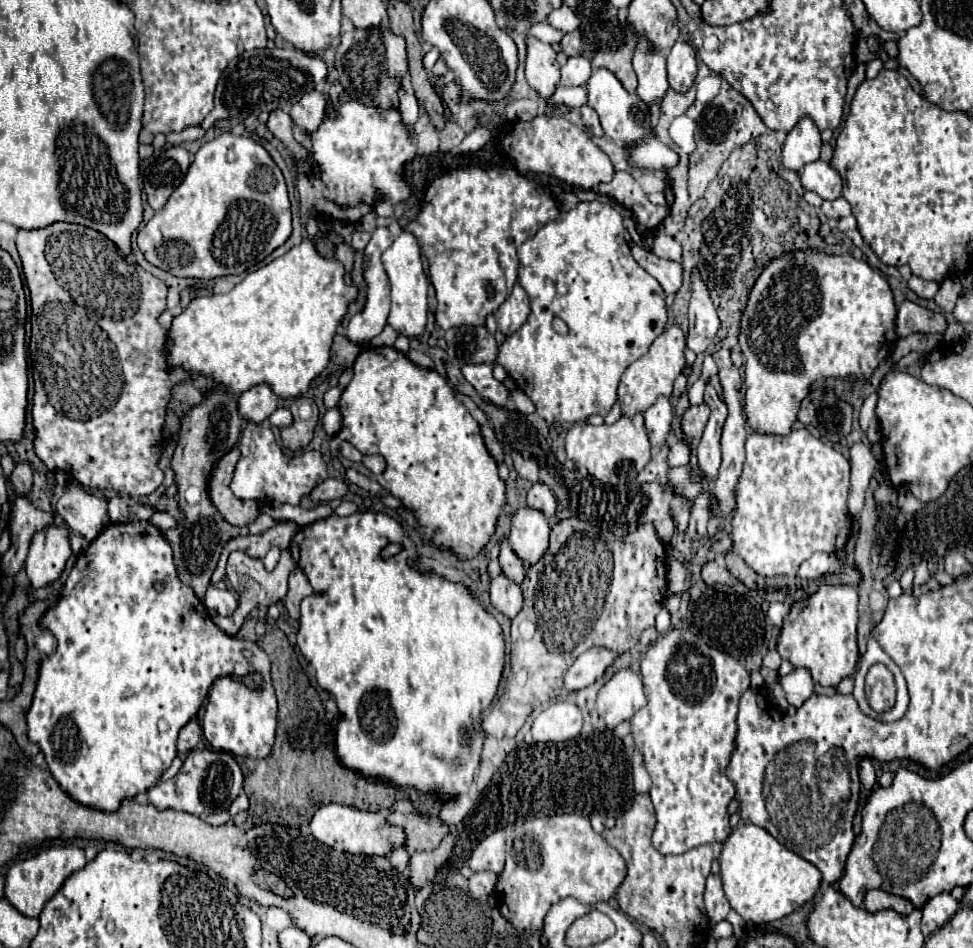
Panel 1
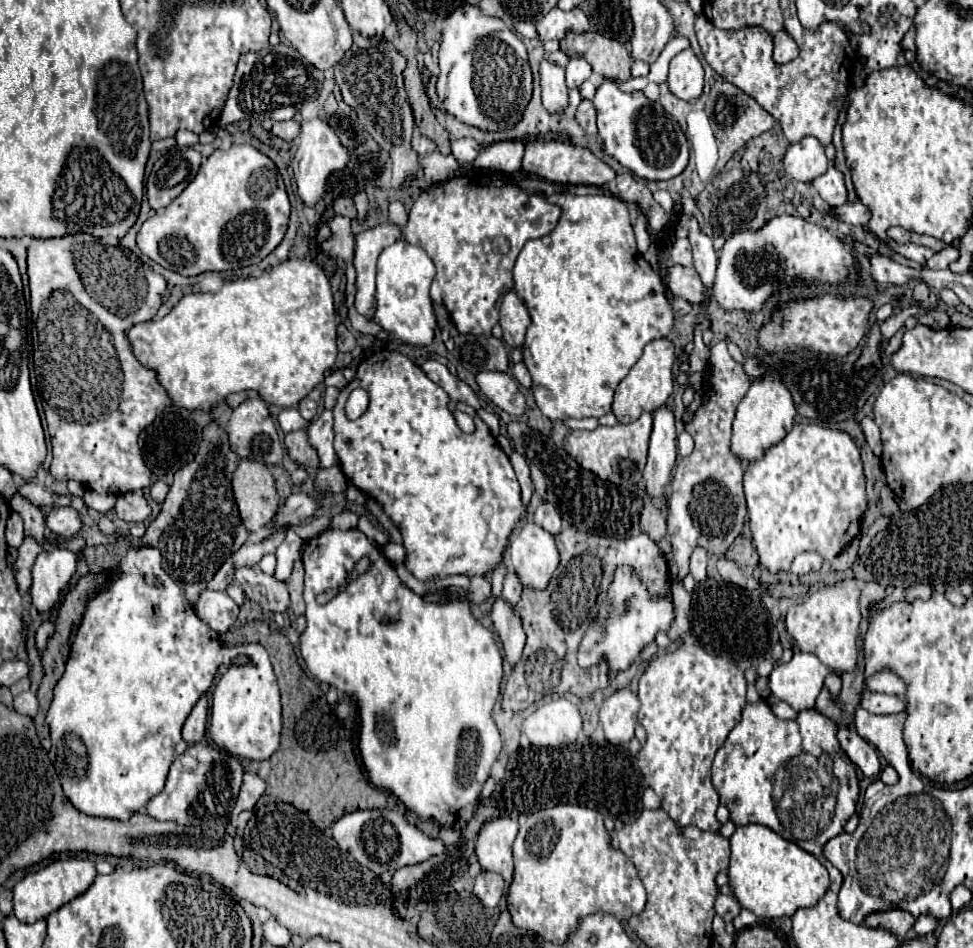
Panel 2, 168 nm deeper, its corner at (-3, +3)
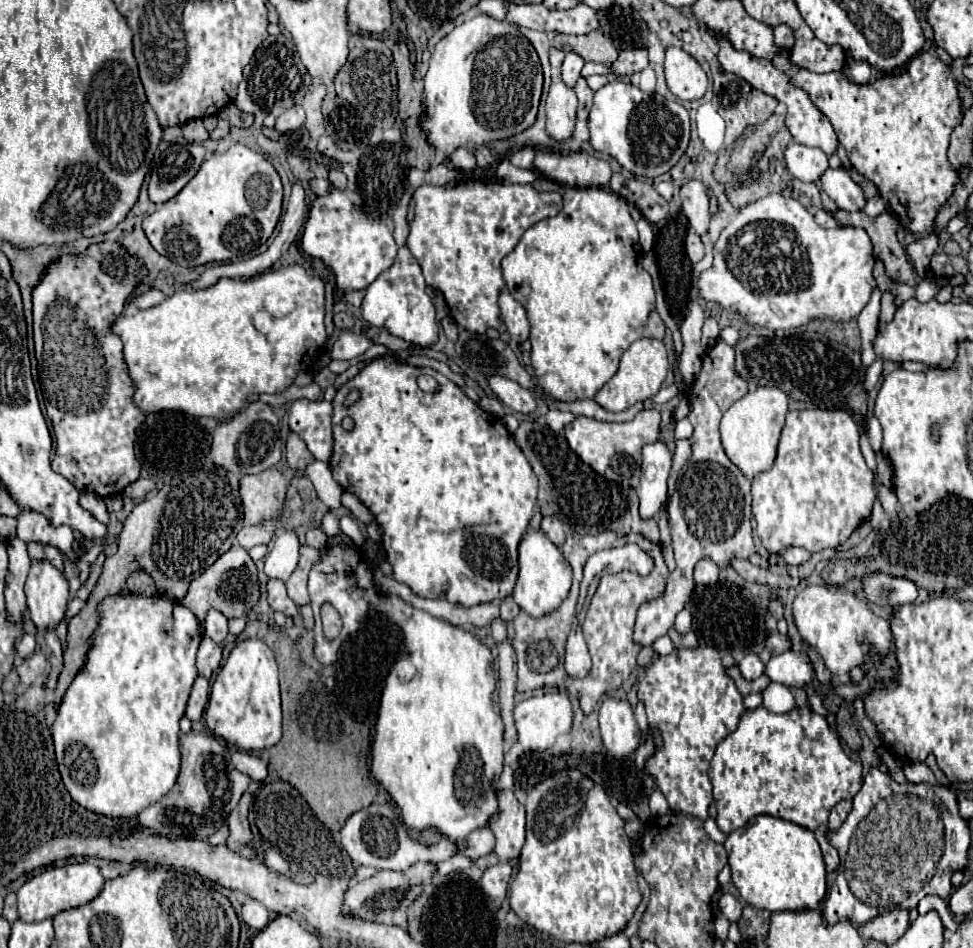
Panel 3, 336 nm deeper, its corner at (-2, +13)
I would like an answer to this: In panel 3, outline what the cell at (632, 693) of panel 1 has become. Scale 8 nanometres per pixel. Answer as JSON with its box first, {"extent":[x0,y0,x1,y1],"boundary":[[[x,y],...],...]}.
{"extent":[600,697,640,759],"boundary":[[[606,697],[600,707],[600,733],[606,753],[612,759],[630,757],[640,745],[640,729],[632,707],[626,701]]]}

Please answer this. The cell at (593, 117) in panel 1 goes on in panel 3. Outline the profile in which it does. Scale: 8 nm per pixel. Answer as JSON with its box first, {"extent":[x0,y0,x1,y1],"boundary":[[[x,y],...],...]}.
{"extent":[574,77,594,121],"boundary":[[[584,77],[578,79],[578,83],[576,83],[576,87],[574,87],[574,93],[576,93],[576,97],[578,97],[578,119],[580,119],[580,121],[586,121],[586,119],[588,119],[588,113],[590,113],[590,109],[592,109],[592,97],[594,97],[594,93],[592,93],[592,89],[586,85],[586,79],[584,79]]]}

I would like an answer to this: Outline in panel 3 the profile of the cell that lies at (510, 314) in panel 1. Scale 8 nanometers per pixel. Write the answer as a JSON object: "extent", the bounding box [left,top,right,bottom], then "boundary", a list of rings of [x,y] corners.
{"extent":[498,289,530,343],"boundary":[[[504,289],[500,293],[498,299],[500,305],[500,313],[502,313],[502,321],[508,327],[510,337],[516,343],[524,343],[530,337],[530,325],[528,325],[528,317],[526,317],[526,309]]]}

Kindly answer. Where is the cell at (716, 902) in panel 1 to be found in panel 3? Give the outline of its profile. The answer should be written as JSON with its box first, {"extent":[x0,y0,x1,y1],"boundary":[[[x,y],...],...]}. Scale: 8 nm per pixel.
{"extent":[720,893,742,923],"boundary":[[[724,893],[722,897],[720,897],[720,911],[724,913],[724,917],[730,921],[730,923],[736,923],[738,919],[740,919],[740,915],[742,915],[742,901],[736,897],[736,895],[732,895],[732,893]]]}

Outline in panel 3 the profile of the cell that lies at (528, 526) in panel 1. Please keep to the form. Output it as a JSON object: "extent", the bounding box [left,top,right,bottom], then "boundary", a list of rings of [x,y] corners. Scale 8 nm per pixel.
{"extent":[514,531,572,617],"boundary":[[[528,531],[520,543],[520,573],[514,589],[514,601],[522,611],[530,617],[544,617],[560,607],[560,603],[568,597],[572,585],[572,567],[564,559],[562,551],[548,543],[548,537],[542,531]]]}

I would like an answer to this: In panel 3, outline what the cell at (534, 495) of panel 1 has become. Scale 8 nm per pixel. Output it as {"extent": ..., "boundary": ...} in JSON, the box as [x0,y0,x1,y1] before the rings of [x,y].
{"extent":[542,517,566,547],"boundary":[[[544,517],[542,519],[542,533],[556,545],[562,547],[562,543],[566,541],[566,527],[560,519],[556,517]]]}

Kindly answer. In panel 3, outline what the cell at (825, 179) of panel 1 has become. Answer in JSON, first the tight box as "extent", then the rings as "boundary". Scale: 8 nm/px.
{"extent":[820,169,866,213],"boundary":[[[828,169],[820,181],[822,181],[822,189],[838,205],[838,209],[850,213],[864,209],[866,205],[864,189],[858,183],[854,183],[844,169]]]}

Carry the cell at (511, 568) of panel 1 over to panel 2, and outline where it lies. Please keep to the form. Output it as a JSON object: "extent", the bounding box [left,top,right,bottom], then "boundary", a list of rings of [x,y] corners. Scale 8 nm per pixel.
{"extent":[503,571,523,605],"boundary":[[[507,571],[505,581],[503,581],[503,597],[505,597],[511,605],[515,605],[515,603],[519,601],[521,589],[523,589],[523,585],[521,585],[517,573],[515,573],[515,571]]]}

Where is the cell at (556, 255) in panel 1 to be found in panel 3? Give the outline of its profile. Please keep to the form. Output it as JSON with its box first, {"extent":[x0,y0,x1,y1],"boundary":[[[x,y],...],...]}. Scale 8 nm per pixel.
{"extent":[502,179,664,401],"boundary":[[[538,179],[532,183],[532,187],[536,187],[538,191],[558,191],[564,199],[564,207],[556,217],[550,219],[542,219],[536,225],[528,227],[524,231],[524,235],[520,237],[518,245],[514,247],[512,253],[508,253],[502,259],[502,273],[504,273],[504,281],[506,287],[510,291],[510,295],[526,309],[528,313],[528,321],[530,321],[530,343],[532,343],[532,367],[538,379],[538,385],[550,393],[554,399],[558,401],[574,401],[574,399],[592,399],[594,393],[608,383],[608,379],[612,379],[612,375],[616,373],[616,367],[620,363],[620,355],[638,339],[642,337],[650,337],[650,339],[662,339],[664,337],[664,323],[660,319],[660,315],[654,309],[654,289],[652,289],[652,279],[650,275],[640,267],[640,247],[638,247],[638,231],[636,231],[636,223],[630,217],[628,211],[628,203],[624,199],[620,199],[616,193],[600,189],[600,187],[566,187],[560,185],[556,181],[550,179]]]}

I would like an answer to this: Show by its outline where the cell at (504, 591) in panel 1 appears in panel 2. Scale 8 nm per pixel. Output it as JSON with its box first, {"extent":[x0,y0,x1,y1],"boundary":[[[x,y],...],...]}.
{"extent":[491,597,525,665],"boundary":[[[497,597],[493,601],[491,619],[495,623],[495,629],[499,633],[499,639],[503,643],[509,663],[515,665],[521,659],[521,653],[525,647],[525,631],[523,631],[523,621],[519,613],[509,601],[505,601],[503,597]]]}

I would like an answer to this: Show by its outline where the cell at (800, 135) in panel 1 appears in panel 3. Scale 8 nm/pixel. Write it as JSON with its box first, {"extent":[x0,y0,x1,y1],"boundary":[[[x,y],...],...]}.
{"extent":[786,143,828,183],"boundary":[[[790,143],[786,149],[786,165],[792,177],[804,183],[816,183],[828,169],[828,157],[820,149]]]}

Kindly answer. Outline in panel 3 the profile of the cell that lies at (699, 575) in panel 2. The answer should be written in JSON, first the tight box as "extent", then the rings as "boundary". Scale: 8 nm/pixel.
{"extent":[694,559,718,587],"boundary":[[[702,559],[696,569],[694,569],[694,581],[698,587],[706,587],[706,585],[716,585],[718,583],[718,567],[716,563],[712,563],[710,559]]]}

